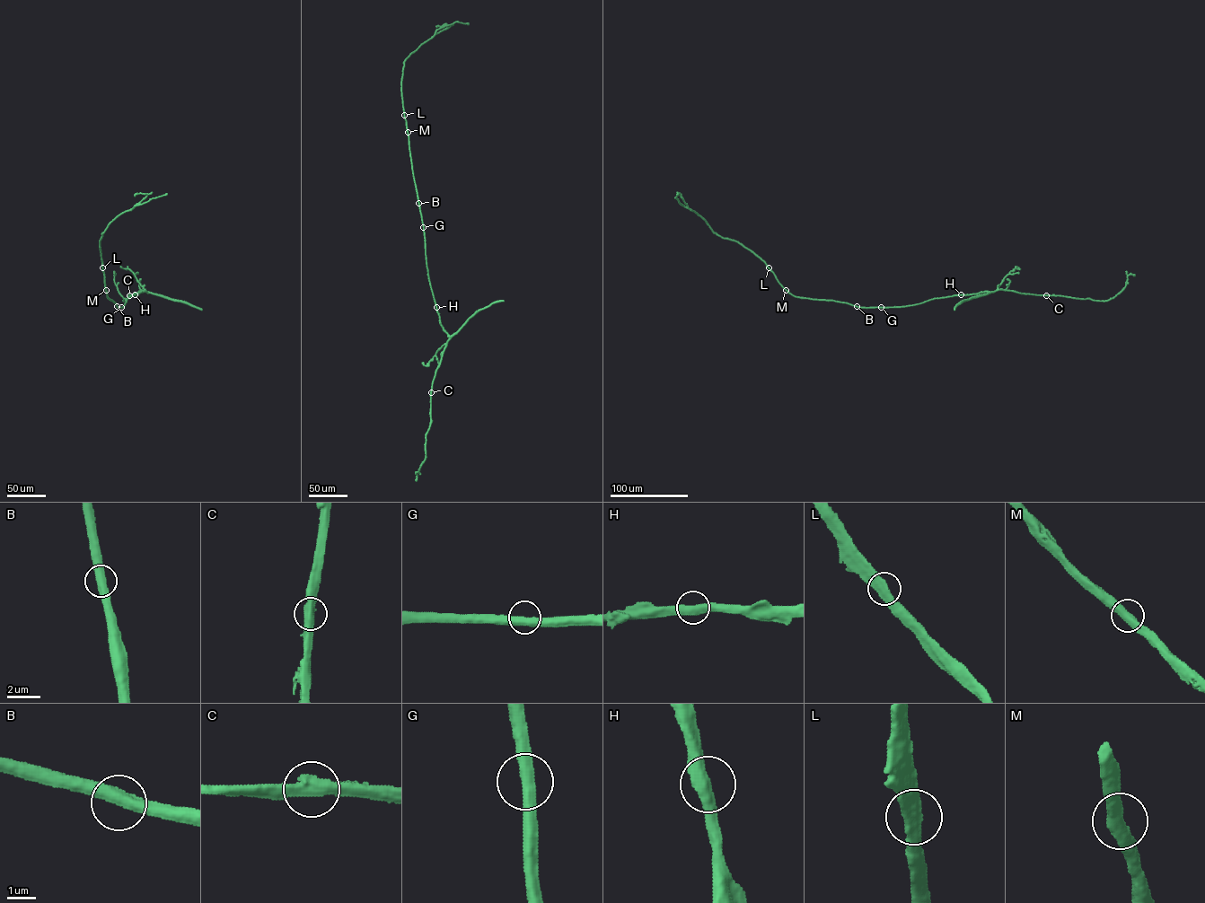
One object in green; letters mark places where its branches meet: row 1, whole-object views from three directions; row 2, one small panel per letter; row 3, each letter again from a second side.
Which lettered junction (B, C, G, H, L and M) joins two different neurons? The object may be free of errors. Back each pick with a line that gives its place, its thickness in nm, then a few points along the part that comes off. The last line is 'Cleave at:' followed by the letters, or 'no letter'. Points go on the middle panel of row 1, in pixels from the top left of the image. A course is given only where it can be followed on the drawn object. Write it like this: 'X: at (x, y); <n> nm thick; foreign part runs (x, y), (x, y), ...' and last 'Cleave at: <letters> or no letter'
Cleave at: no letter

